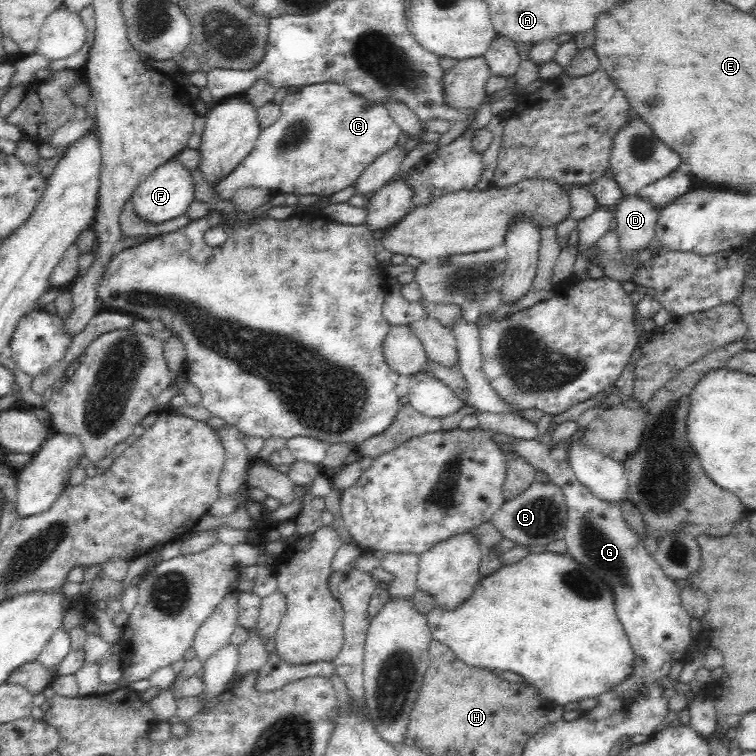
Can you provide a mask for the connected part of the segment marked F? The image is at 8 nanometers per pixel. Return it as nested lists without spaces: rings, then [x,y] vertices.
[[[176,157],[158,166],[146,180],[138,184],[130,200],[134,204],[136,215],[146,221],[159,223],[185,214],[190,204],[195,201],[194,188],[192,172]]]

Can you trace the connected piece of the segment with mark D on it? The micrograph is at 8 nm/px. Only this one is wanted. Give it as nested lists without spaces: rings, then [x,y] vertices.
[[[638,195],[620,201],[614,214],[614,230],[618,233],[620,247],[633,251],[652,244],[660,210]]]

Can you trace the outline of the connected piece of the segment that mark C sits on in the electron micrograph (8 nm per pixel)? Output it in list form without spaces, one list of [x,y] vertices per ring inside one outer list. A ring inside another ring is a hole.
[[[332,82],[300,87],[298,92],[284,98],[281,108],[282,116],[263,128],[254,150],[241,160],[234,172],[210,183],[215,198],[232,202],[240,188],[266,188],[278,194],[294,192],[299,195],[322,194],[329,197],[352,186],[360,172],[366,170],[366,166],[370,166],[378,155],[396,146],[396,139],[401,133],[398,123],[390,117],[385,106],[370,103],[343,85]]]

